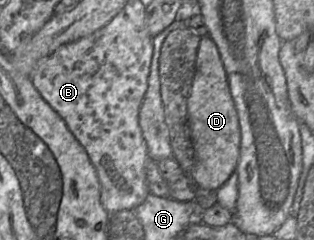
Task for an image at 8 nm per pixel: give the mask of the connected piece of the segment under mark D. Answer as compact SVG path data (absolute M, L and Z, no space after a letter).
M202 36L196 72L187 102L191 136L195 147L192 179L199 189L218 190L236 170L240 158L241 132L227 74L215 42Z

